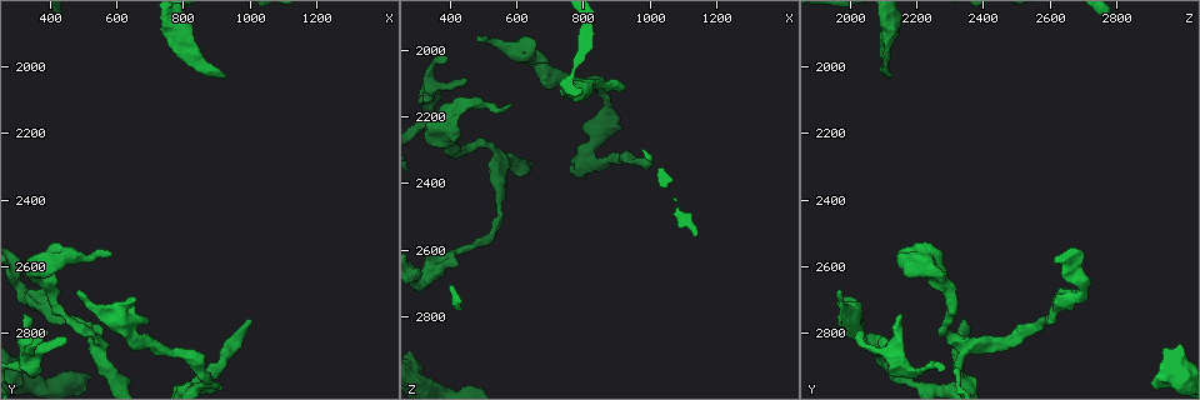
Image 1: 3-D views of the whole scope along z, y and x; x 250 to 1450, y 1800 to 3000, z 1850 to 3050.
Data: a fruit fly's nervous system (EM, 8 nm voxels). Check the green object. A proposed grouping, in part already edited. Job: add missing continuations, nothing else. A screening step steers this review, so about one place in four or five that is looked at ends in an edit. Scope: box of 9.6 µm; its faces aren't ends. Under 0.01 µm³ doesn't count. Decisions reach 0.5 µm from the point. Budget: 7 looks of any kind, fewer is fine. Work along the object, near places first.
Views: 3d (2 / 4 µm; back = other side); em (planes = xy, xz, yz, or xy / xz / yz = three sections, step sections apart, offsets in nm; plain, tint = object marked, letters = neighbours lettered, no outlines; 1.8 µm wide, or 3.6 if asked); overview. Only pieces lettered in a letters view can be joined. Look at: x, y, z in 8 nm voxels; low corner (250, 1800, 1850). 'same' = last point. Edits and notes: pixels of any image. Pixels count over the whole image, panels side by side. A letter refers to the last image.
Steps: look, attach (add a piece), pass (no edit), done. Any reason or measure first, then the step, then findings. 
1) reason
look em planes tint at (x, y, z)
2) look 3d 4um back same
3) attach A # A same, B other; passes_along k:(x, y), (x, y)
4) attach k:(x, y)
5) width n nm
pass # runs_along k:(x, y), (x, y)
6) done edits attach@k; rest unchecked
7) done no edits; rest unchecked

free end
look 3d 2um at (460, 2820, 2090)

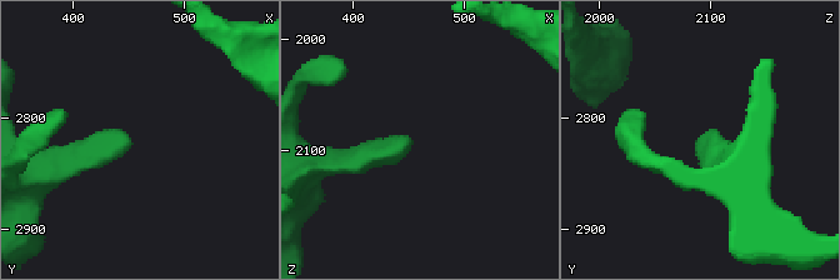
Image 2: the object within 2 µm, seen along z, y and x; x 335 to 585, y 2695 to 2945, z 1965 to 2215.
look em xz step 8 letters at (450, 2824, 2086)

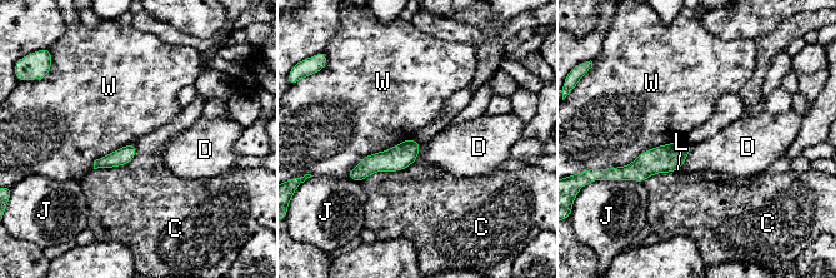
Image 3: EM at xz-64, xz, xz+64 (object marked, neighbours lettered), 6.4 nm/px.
look em planes letters same

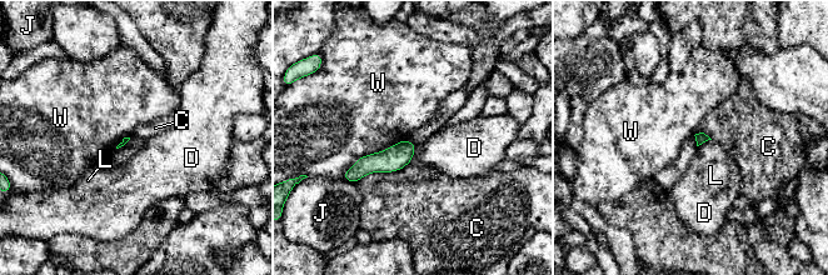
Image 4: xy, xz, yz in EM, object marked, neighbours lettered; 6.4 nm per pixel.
pass # C other, D other, J other, L other, W other; runs_along 4:(412, 146), (348, 176); none of them fits

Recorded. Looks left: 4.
free end
look em 3.6um planes letters at (660, 2690, 1980)

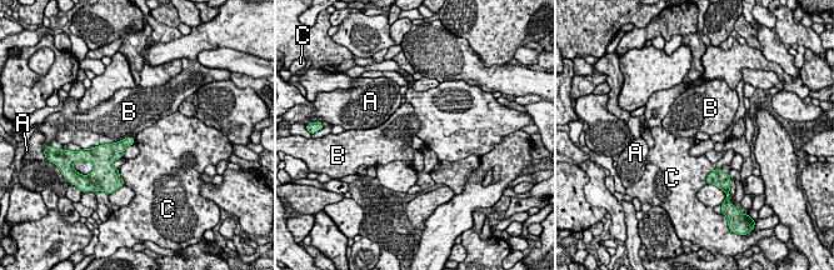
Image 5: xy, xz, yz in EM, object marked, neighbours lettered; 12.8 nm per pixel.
pass # A other, B other, C other; border 5:(131, 135), (94, 148); none of them fits

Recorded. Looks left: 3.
free end
look em planes letters at (420, 2670, 2640)

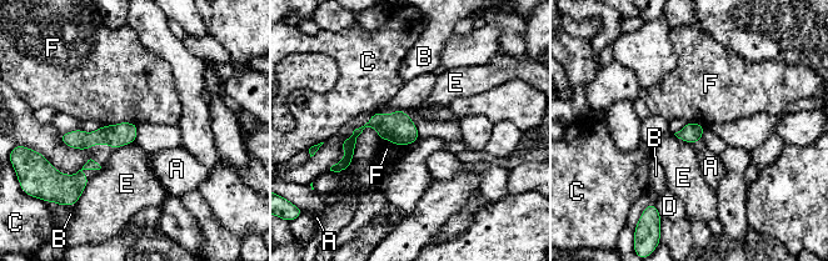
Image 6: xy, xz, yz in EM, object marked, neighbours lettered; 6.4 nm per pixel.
pass # A other, B other, C other, D other, E other, F other; border 6:(136, 123), (119, 121), (103, 126); no lettered piece goes on from it

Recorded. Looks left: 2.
done no edits; rest unchecked

